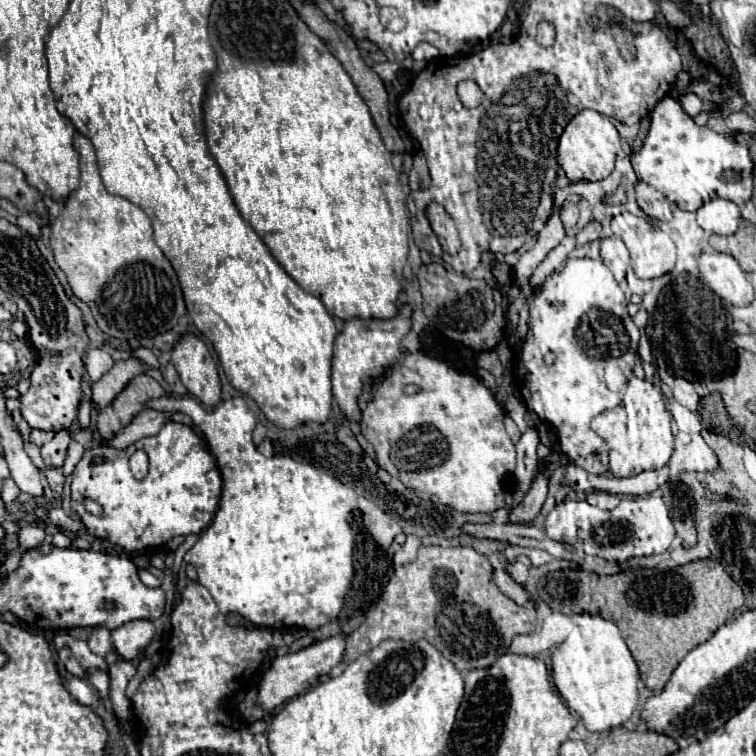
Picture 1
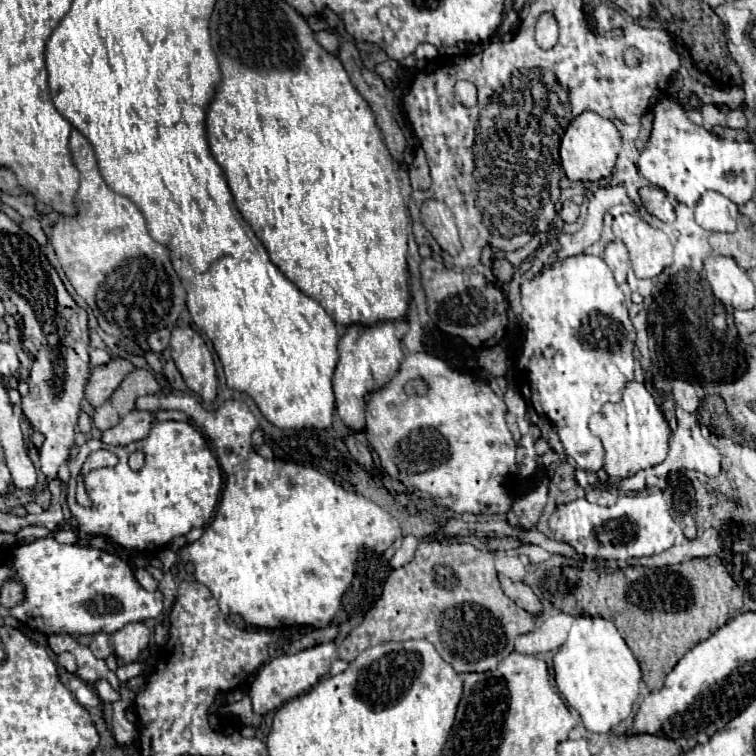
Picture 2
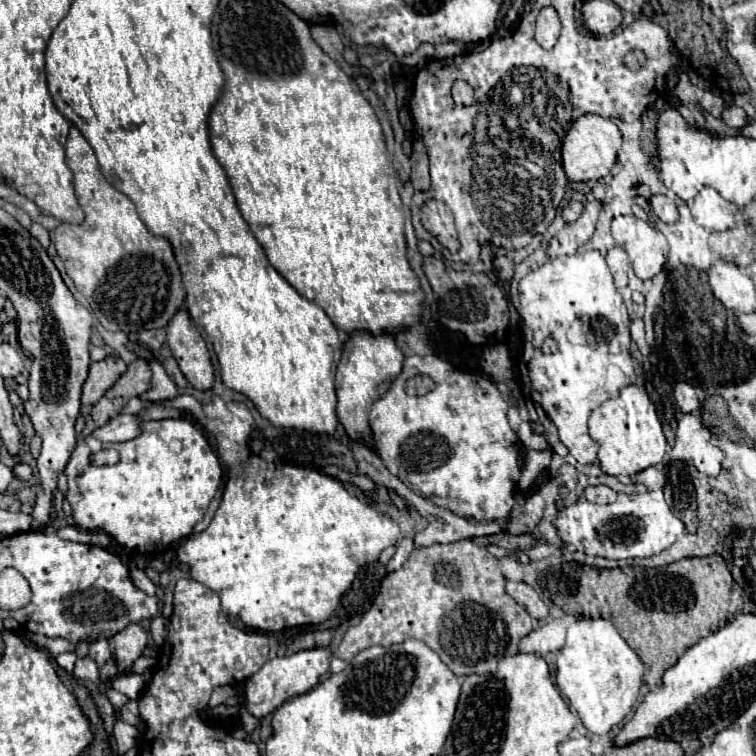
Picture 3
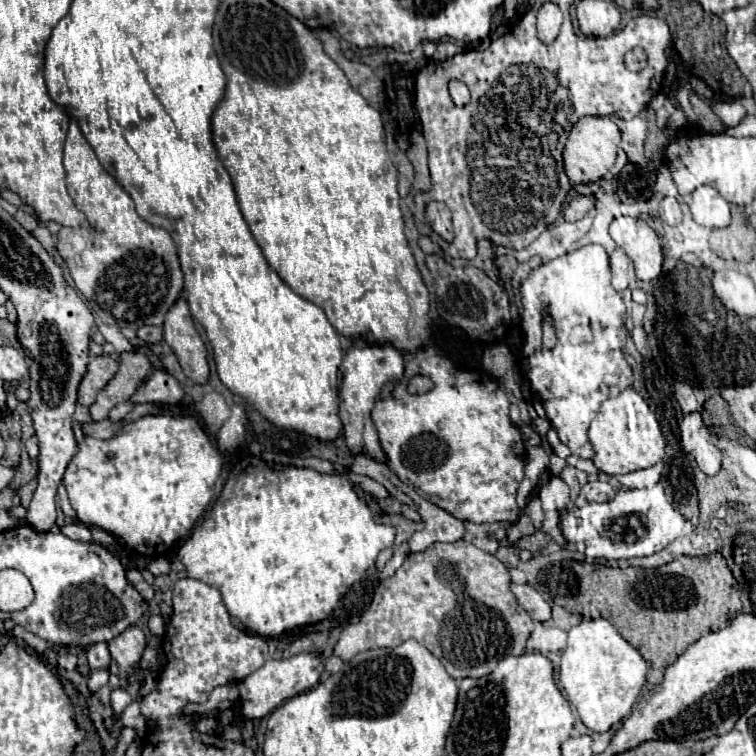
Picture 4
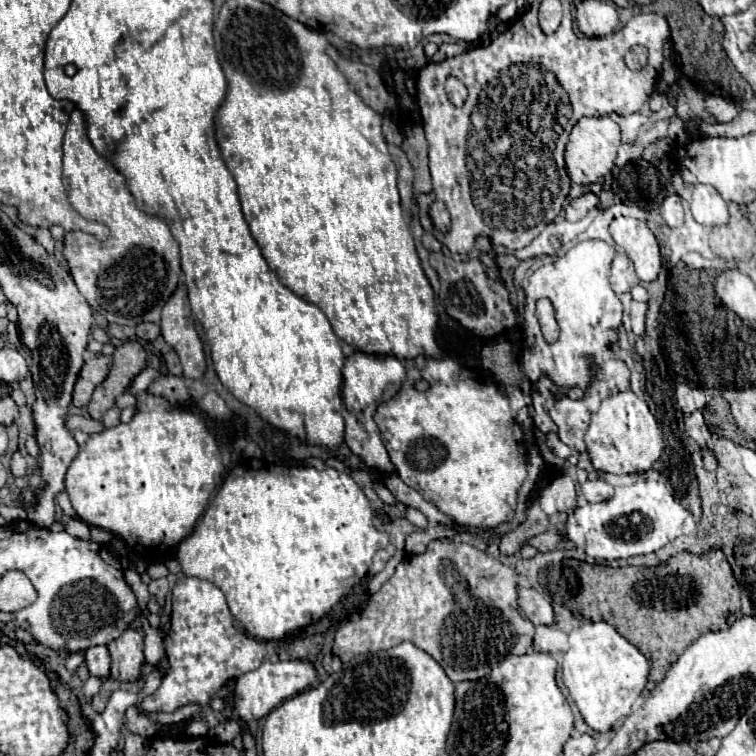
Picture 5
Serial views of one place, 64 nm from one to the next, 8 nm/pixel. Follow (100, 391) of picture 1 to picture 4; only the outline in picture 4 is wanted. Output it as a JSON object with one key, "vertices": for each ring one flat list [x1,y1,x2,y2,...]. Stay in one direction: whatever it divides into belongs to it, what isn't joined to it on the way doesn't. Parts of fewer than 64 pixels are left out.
{"vertices":[[102,354,102,356,90,358,86,374,78,386,78,404,90,406,96,400,96,394,116,374,116,370,118,370,118,360,114,356]]}

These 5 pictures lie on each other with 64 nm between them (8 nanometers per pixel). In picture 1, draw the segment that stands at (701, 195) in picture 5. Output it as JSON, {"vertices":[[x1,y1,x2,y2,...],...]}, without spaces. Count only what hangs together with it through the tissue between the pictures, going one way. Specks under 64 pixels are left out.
{"vertices":[[712,198,696,210,698,224,714,234,734,234,740,218,740,208,724,198]]}

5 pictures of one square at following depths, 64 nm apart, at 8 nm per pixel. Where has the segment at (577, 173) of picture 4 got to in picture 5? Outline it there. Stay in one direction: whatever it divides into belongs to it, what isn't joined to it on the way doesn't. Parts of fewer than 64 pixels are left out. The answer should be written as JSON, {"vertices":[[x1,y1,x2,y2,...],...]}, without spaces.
{"vertices":[[608,116,602,118,580,118,578,124,572,128,568,144,566,144,566,168,568,168,568,176,574,184,594,184,596,180,600,180,602,176,606,176,616,160,616,152,620,146,620,128,614,120,610,120]]}

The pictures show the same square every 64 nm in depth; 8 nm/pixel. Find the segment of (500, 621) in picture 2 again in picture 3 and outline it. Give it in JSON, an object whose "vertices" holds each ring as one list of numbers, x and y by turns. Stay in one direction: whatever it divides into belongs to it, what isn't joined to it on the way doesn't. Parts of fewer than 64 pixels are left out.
{"vertices":[[472,540,416,548,400,570,388,574,382,580,372,608,362,616,358,626,348,628,334,656,350,662,360,650,370,646,392,646,408,638,416,638,428,644,456,676,496,672,498,660,518,654,518,642,534,628,528,612,506,594,504,584,506,578,500,572,498,558,494,558,486,548,476,546]]}

